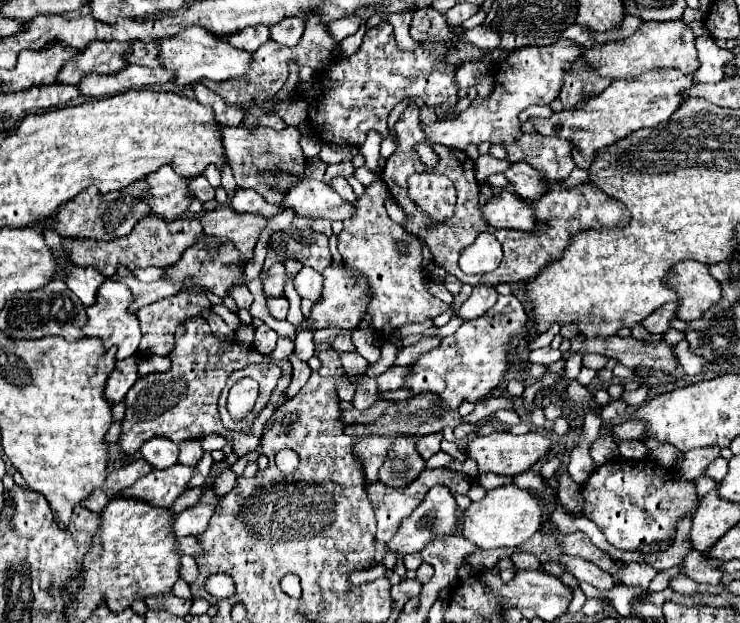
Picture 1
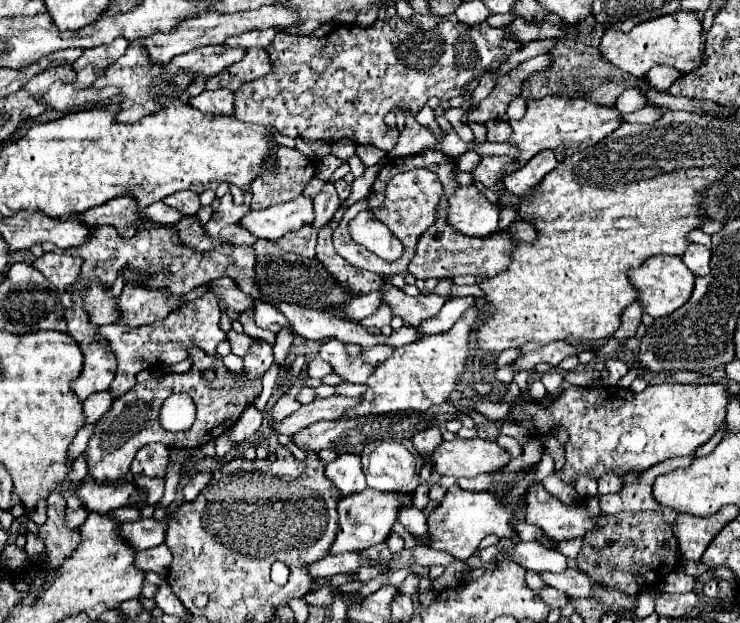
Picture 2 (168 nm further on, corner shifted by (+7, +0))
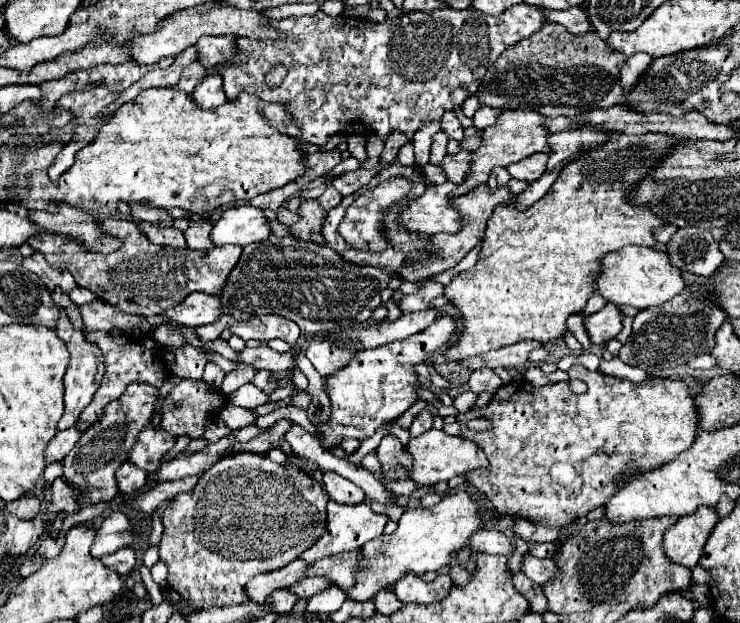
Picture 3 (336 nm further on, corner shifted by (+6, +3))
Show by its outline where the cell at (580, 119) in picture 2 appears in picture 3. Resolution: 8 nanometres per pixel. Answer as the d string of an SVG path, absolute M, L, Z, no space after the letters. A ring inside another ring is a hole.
M504 110L496 124L492 126L486 126L482 130L482 144L472 152L472 162L470 162L470 170L468 170L468 176L466 180L456 188L452 190L452 198L454 196L460 196L462 192L468 192L470 188L474 188L474 184L482 184L488 180L490 176L490 170L494 166L502 166L506 168L508 164L512 162L518 162L530 154L536 154L536 152L550 152L550 146L546 142L546 136L548 132L542 128L542 122L544 122L544 116L538 114L538 112L528 112L528 110L514 110L514 112L508 112Z

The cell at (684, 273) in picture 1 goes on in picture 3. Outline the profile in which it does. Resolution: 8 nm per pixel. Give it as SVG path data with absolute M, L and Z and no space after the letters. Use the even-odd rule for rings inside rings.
M624 246L616 252L608 252L602 258L602 272L596 274L598 292L612 304L630 304L640 308L650 308L654 304L664 304L666 300L680 294L682 276L666 256L666 252L656 252L646 246Z

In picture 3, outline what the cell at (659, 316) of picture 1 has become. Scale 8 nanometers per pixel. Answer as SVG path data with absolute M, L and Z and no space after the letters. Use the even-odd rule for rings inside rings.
M606 304L602 310L590 314L584 320L584 328L590 338L590 344L600 346L610 338L616 338L618 332L622 330L622 318L624 314L614 304Z

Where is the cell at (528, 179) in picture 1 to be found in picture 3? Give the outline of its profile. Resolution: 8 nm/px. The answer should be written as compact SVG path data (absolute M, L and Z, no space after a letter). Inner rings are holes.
M460 150L458 154L446 154L440 166L450 182L460 184L466 178L466 168L470 168L470 152Z

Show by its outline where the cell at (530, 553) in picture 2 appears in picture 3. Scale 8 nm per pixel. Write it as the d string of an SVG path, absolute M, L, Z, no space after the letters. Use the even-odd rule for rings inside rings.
M480 528L470 536L468 548L472 552L486 552L486 554L502 554L510 558L514 554L514 544L498 530L486 530Z

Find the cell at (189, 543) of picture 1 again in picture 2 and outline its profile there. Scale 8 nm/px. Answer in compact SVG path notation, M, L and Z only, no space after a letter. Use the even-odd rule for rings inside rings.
M163 543L159 547L153 549L145 549L141 553L137 553L137 563L141 563L141 567L145 567L145 571L155 571L161 577L165 577L163 569L167 569L171 565L171 549Z

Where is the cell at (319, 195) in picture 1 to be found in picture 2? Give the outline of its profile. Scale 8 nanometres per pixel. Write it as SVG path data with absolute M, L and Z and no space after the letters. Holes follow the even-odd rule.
M301 193L293 201L271 205L261 211L251 211L249 215L245 215L245 221L241 221L241 225L249 229L255 237L275 241L289 231L301 229L303 225L311 225L313 221L313 197Z

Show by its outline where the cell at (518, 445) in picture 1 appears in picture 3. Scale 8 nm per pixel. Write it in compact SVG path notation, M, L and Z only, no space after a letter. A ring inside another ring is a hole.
M436 428L412 438L406 444L406 452L412 456L412 466L408 468L408 474L418 486L432 486L438 482L446 482L474 468L484 468L486 464L486 456L476 444L472 444L470 440L460 440L458 436L448 436Z

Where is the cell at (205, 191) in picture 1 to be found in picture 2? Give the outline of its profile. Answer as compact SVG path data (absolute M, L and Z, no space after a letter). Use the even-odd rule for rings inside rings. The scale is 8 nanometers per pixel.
M177 191L177 193L169 195L169 199L165 199L165 203L179 209L183 215L195 215L201 207L199 195L193 191Z

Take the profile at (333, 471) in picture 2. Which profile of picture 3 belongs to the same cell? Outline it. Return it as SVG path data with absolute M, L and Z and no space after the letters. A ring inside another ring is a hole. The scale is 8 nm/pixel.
M324 472L322 476L322 484L324 484L324 490L328 492L328 496L338 502L338 504L350 504L350 506L356 506L360 502L364 502L364 492L362 488L358 488L356 484L352 484L350 480L338 476L336 472Z

